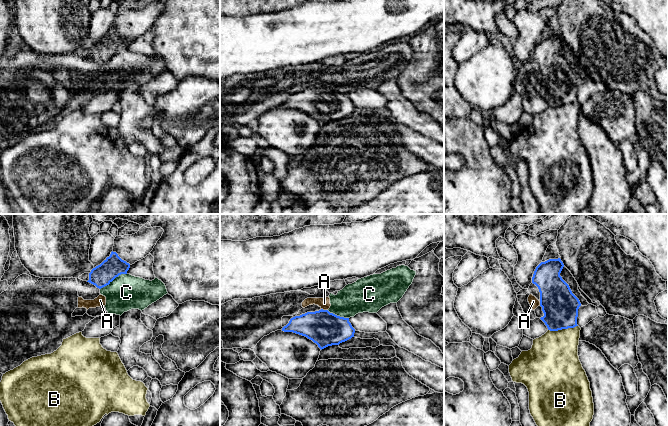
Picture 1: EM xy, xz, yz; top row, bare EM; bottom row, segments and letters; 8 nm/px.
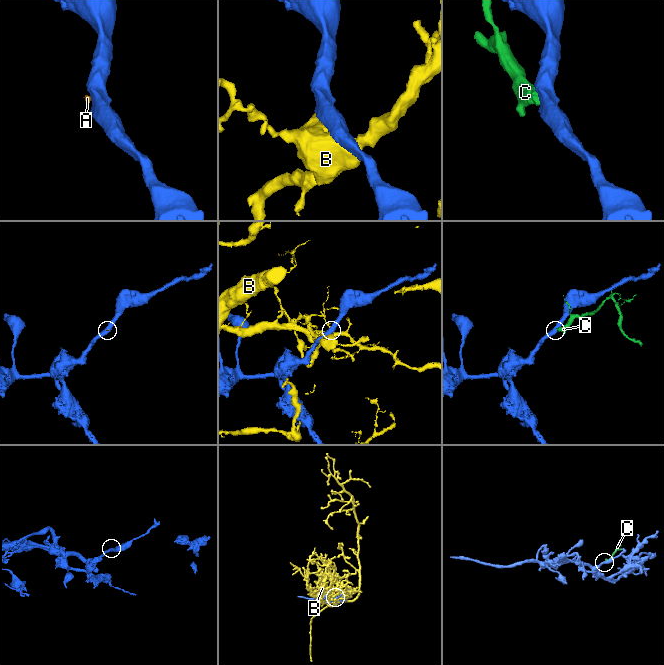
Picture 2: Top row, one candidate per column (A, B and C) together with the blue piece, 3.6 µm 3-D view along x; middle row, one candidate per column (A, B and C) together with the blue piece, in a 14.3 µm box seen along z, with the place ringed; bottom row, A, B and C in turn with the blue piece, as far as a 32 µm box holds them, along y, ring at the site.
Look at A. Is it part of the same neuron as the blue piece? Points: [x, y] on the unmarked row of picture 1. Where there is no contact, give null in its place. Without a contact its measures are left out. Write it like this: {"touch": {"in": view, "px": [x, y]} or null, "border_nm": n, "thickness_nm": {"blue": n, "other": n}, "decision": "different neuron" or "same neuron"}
{"touch": {"in": "xz", "px": [324, 86]}, "border_nm": 60, "thickness_nm": {"blue": 280, "other": 90}, "decision": "different neuron"}

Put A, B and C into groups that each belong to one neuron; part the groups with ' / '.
A C / B

